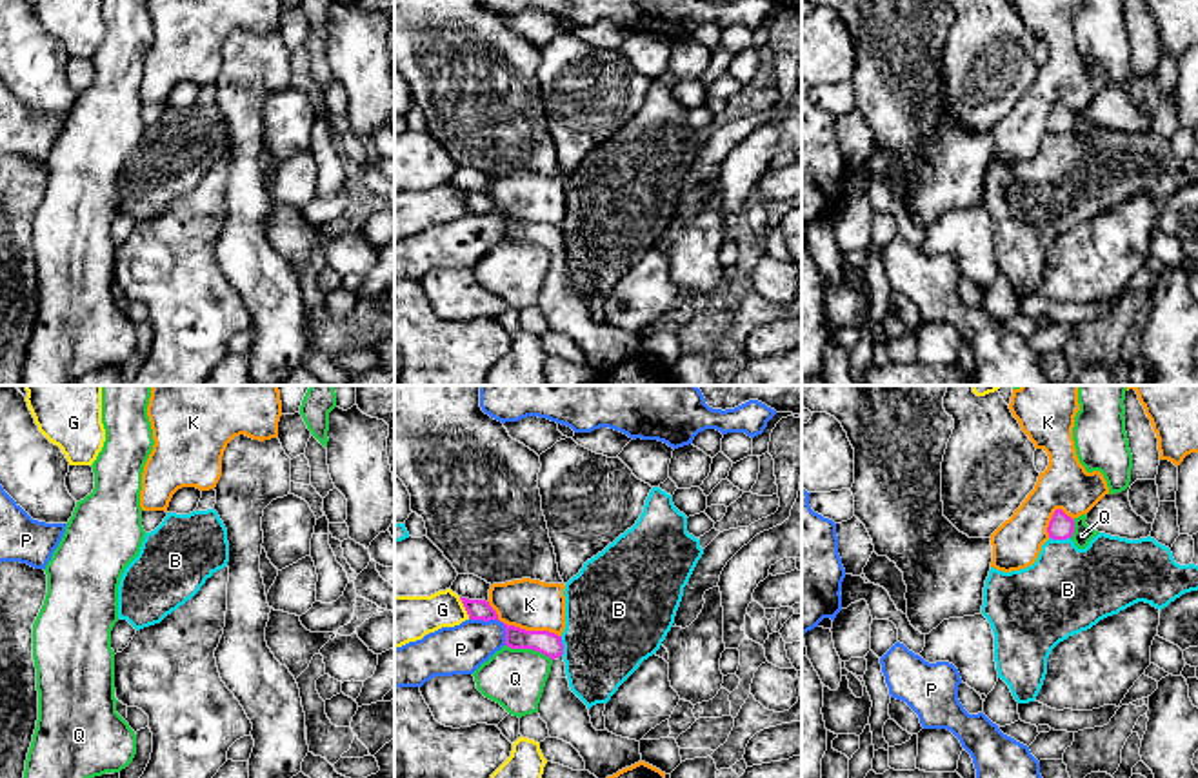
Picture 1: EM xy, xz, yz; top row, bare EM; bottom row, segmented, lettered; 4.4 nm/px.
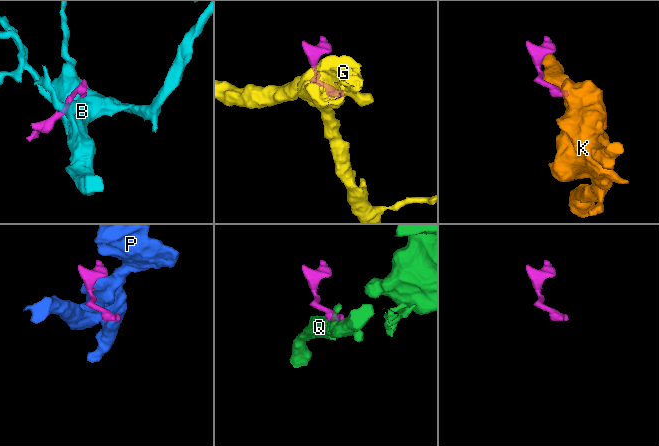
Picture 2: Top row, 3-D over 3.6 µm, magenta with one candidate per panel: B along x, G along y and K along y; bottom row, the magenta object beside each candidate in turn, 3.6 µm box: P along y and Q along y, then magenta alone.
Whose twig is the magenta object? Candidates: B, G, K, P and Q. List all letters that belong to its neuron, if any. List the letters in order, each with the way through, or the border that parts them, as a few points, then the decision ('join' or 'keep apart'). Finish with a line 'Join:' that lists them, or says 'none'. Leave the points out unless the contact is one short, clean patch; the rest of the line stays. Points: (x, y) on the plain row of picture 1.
B: border along yz (1049, 129), (1069, 131); keep apart
G: border along xz (459, 189), (469, 209); keep apart
K: keep apart
P: keep apart
Q: border along xz (506, 237), (537, 242), (551, 253); keep apart
Join: none

